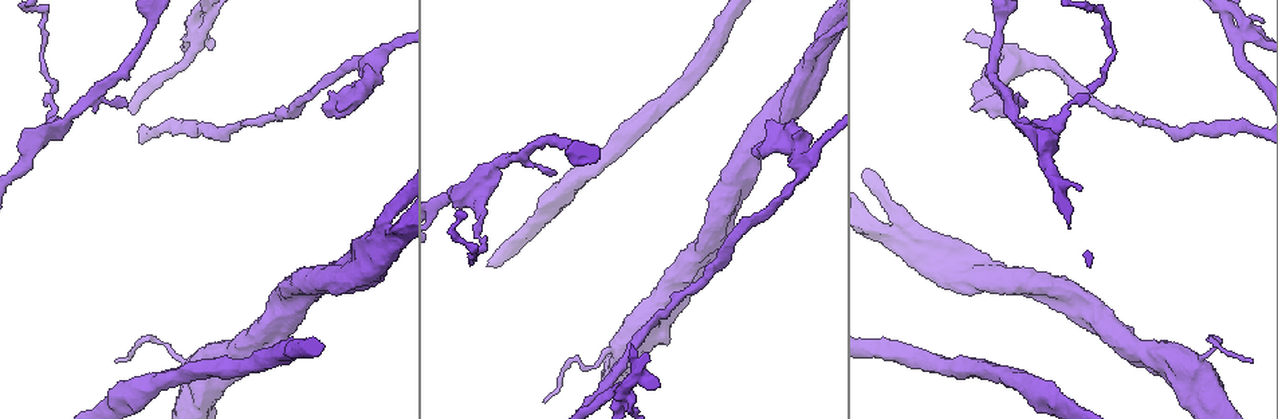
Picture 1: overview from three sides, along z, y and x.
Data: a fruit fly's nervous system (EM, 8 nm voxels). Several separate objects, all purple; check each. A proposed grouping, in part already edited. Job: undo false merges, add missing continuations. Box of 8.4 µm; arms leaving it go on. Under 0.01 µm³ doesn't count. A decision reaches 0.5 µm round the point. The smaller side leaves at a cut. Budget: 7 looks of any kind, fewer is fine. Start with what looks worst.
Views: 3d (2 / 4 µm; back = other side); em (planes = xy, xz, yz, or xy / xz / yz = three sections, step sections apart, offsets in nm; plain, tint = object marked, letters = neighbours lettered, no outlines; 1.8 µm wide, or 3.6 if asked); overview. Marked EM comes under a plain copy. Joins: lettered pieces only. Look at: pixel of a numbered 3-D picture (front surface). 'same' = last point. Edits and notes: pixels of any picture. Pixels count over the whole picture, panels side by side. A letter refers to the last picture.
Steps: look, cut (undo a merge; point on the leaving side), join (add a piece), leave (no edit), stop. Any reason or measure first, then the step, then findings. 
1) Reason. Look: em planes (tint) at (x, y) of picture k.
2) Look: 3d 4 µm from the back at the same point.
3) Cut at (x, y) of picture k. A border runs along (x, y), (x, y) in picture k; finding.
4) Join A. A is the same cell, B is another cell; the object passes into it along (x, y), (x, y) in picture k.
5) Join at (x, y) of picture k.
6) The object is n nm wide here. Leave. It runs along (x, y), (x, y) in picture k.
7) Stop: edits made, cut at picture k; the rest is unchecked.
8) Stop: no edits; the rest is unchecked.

Sharp bend. Look: 3d 4 µm at (620, 394) of picture 1.

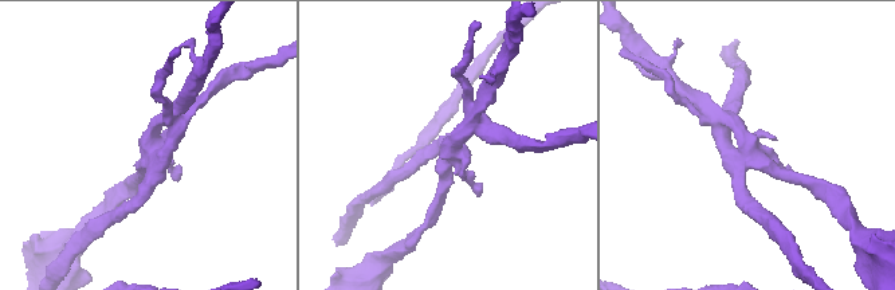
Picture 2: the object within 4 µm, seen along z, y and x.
Look: em xz step 8 (tint) at (449, 151) of picture 2.

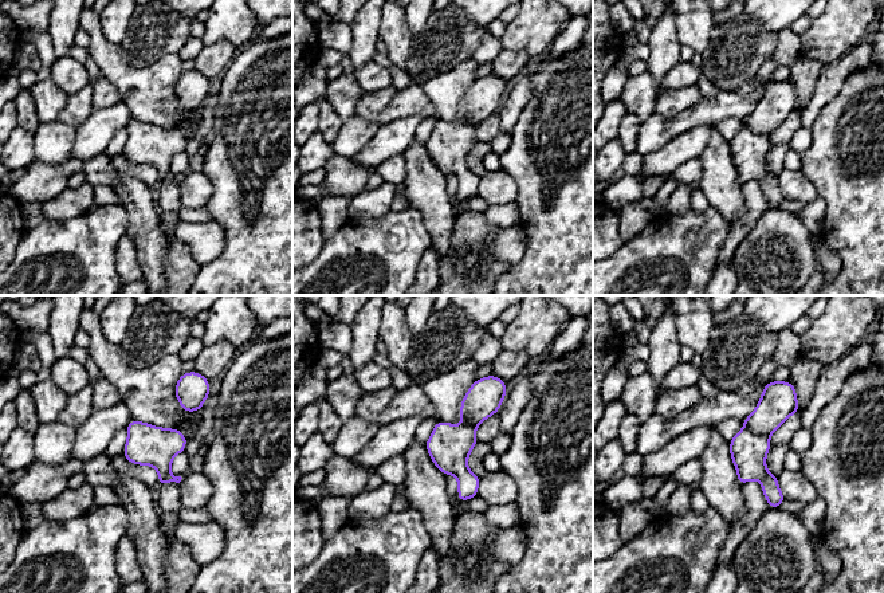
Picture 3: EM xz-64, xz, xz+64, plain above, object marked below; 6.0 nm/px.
See the neighbours. Look: em xz step 8 (letters) at the same point.

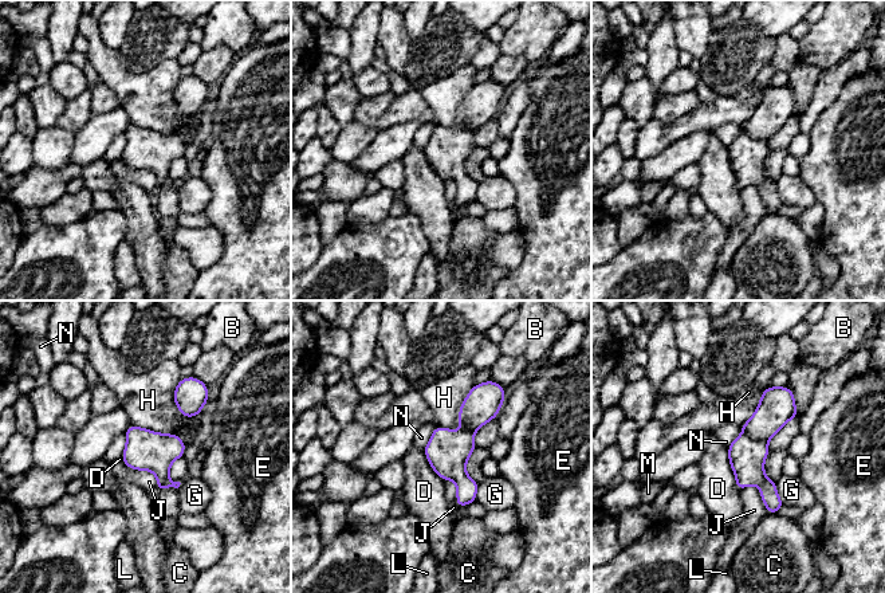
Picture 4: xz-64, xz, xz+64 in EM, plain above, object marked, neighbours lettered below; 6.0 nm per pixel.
The longest contact is with H, 360 nm. Leave. B, C, D, E, G, H, J, L, M and N are other cells; all the same neuron.

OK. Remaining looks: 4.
An open end. Look: 3d 2 µm at (757, 157) of picture 1.

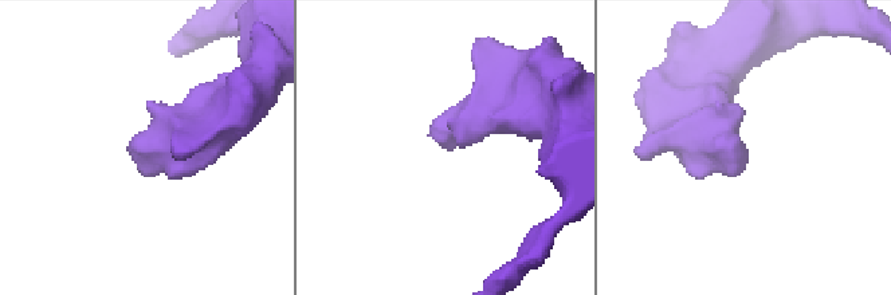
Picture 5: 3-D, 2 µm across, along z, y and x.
Now the EM. Look: em yz step 16 (letters) at (154, 173) of picture 5.

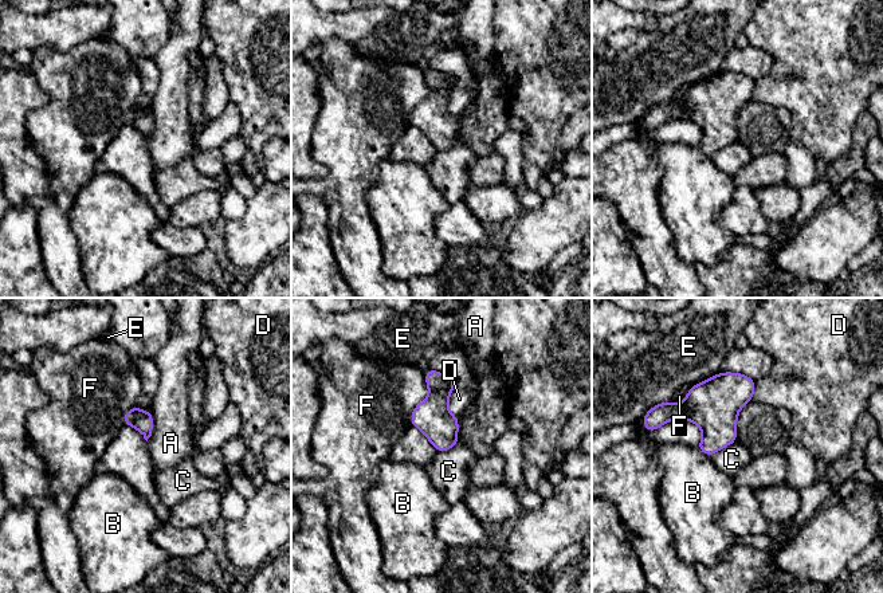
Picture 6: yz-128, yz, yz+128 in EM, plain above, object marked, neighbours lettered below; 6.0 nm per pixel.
Leave. A, B, C, D, E and F are other cells; a border runs along (736, 442), (710, 456) in picture 6; none of them fits.

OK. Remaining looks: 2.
Stop: no edits; the rest is unchecked.

